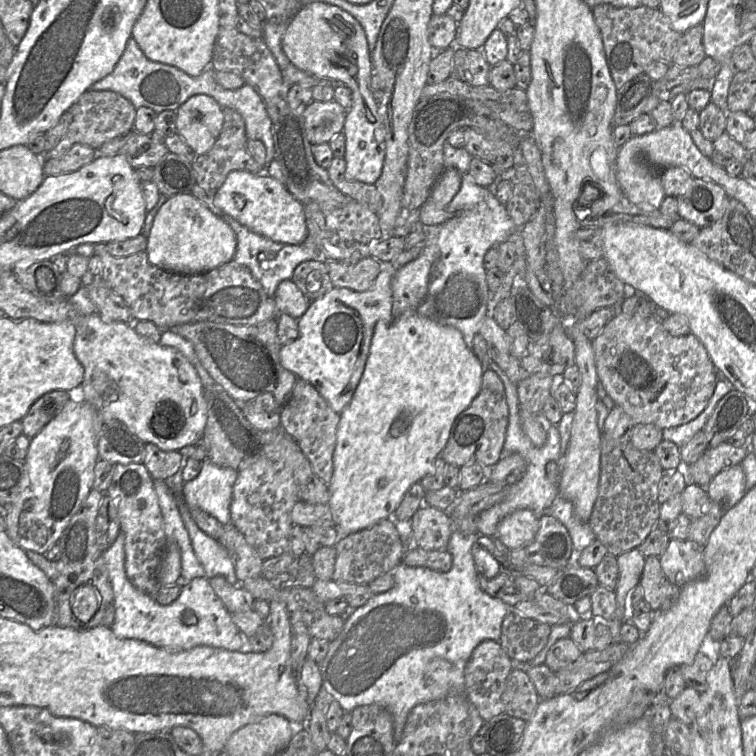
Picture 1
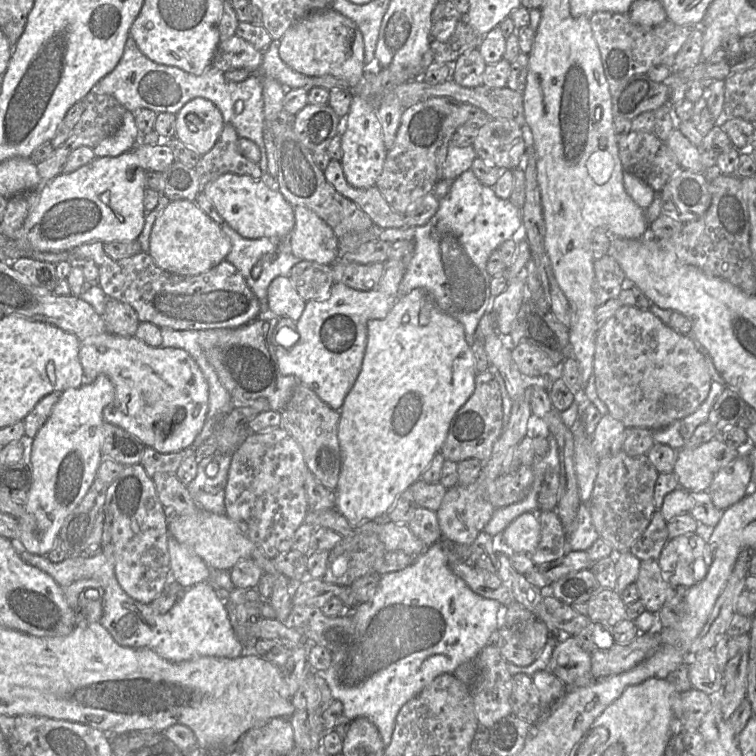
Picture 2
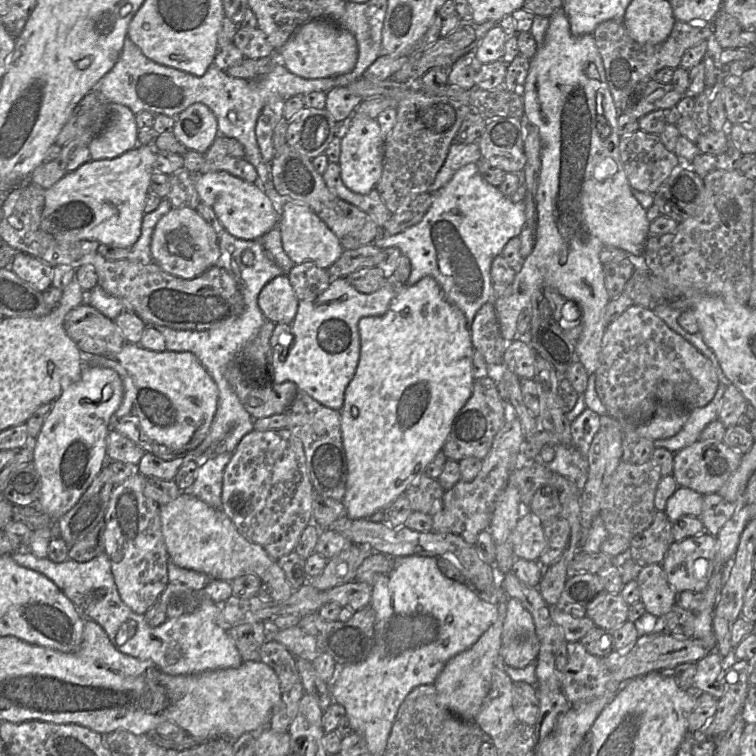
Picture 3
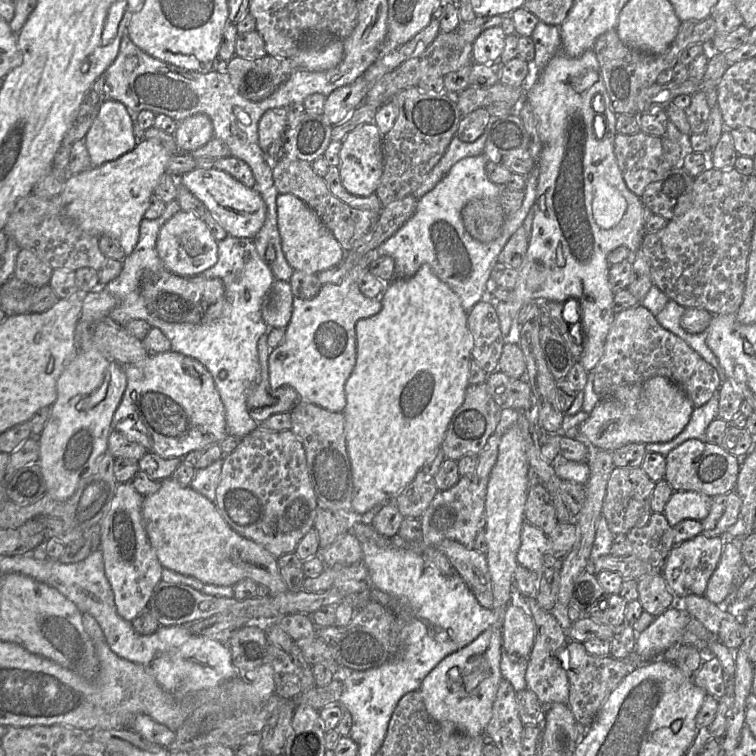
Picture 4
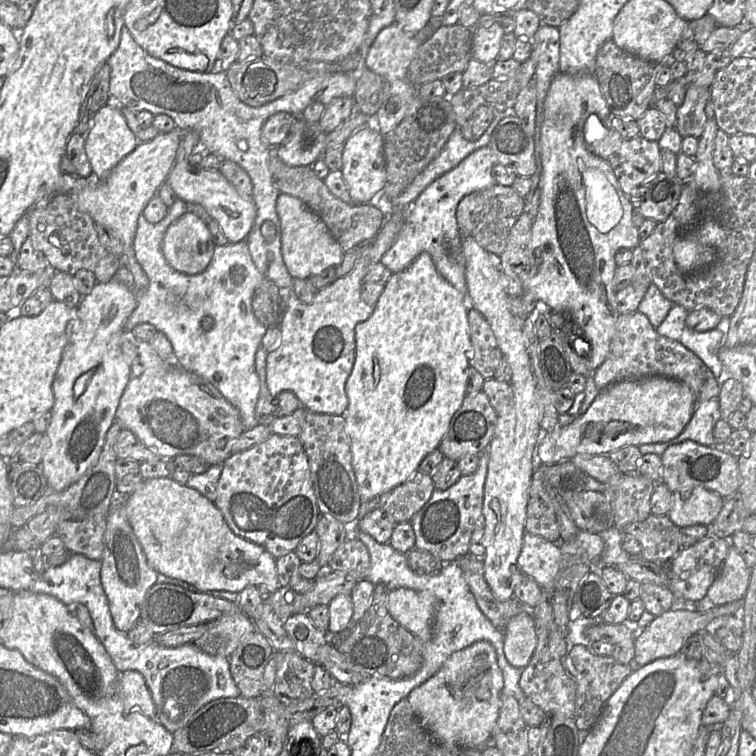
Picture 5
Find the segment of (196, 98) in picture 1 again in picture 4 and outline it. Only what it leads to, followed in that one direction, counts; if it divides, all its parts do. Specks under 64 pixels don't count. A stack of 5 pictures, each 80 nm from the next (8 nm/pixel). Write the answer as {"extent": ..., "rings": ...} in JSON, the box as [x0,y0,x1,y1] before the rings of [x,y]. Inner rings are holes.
{"extent":[173,113,213,153],"rings":[[[203,113],[189,116],[177,123],[173,137],[179,151],[190,153],[213,138],[211,119]]]}

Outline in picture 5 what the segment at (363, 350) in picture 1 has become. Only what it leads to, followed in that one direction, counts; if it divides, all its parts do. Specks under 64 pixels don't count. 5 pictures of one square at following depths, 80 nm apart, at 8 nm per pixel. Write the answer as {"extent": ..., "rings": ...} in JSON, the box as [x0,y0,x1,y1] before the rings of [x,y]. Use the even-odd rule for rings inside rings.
{"extent":[267,210,405,415],"rings":[[[395,210],[388,217],[375,237],[374,245],[356,262],[352,270],[342,278],[319,290],[312,303],[301,302],[293,288],[280,288],[282,300],[282,318],[279,322],[281,340],[277,347],[267,355],[267,385],[273,396],[283,391],[293,392],[301,406],[316,413],[342,415],[348,408],[348,397],[345,391],[346,381],[352,372],[356,355],[355,327],[371,317],[374,307],[361,298],[363,278],[369,269],[381,261],[383,255],[390,249],[405,223],[405,210]]]}

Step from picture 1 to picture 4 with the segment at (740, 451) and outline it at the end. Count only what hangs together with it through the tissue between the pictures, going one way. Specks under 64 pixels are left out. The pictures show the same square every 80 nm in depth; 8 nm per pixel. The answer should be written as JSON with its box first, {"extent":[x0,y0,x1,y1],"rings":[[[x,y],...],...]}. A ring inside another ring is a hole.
{"extent":[666,439,739,497],"rings":[[[688,439],[672,449],[666,456],[666,480],[673,491],[694,491],[714,497],[735,490],[739,473],[739,460],[720,445]]]}

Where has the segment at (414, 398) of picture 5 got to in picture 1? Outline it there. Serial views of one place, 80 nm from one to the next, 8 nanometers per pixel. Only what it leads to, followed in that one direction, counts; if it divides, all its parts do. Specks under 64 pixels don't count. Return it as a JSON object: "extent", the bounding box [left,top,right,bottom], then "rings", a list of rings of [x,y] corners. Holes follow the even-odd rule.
{"extent":[327,310,484,537],"rings":[[[408,310],[392,322],[379,320],[374,328],[369,356],[361,380],[354,392],[350,403],[340,415],[337,429],[337,443],[334,451],[334,471],[328,490],[330,497],[327,505],[332,513],[334,527],[339,537],[358,532],[388,518],[399,506],[403,496],[409,488],[419,483],[426,476],[435,460],[440,457],[450,435],[451,427],[460,413],[467,409],[479,394],[482,384],[484,368],[474,352],[466,345],[462,333],[452,326],[441,325],[429,318],[419,315],[416,311]]]}

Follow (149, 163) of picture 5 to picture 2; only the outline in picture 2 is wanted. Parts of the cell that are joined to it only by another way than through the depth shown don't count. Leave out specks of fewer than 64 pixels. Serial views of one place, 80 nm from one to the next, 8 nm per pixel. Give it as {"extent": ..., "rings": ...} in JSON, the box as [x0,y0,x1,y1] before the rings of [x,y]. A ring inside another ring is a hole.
{"extent":[24,150,145,252],"rings":[[[131,150],[117,157],[95,157],[71,173],[42,183],[24,221],[24,238],[40,252],[63,252],[88,242],[136,241],[144,226],[145,170]]]}

